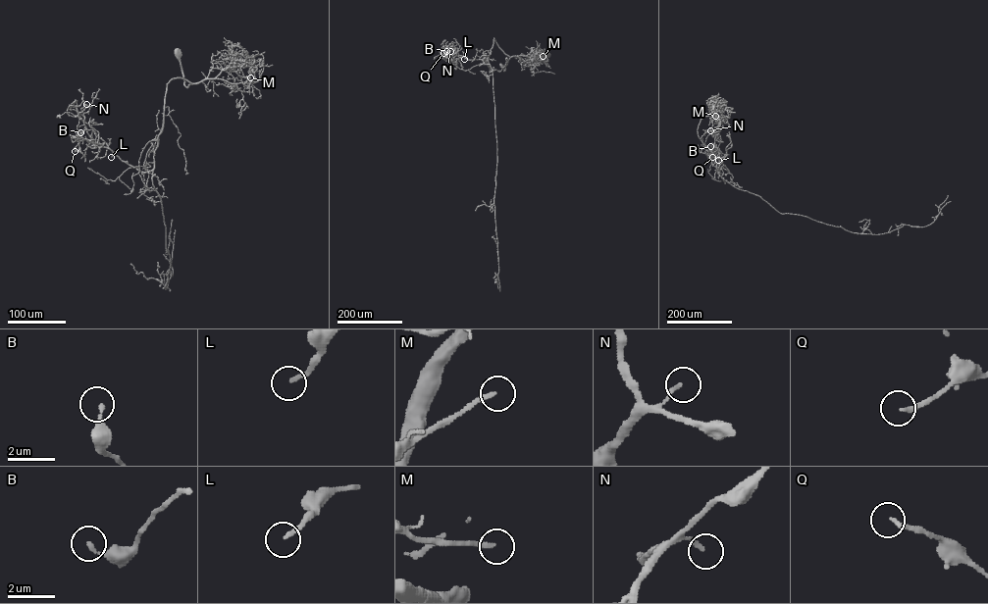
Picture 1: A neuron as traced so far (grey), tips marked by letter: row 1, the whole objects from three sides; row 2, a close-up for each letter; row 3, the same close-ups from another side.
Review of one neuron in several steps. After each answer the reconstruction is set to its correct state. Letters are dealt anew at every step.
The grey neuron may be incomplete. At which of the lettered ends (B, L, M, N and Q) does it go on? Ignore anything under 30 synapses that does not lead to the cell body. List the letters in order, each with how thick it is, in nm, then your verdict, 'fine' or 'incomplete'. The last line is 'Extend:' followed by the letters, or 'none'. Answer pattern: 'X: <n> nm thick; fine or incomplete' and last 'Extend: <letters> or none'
B: 190 nm thick; fine
L: 180 nm thick; fine
M: 180 nm thick; incomplete
N: 170 nm thick; fine
Q: 170 nm thick; fine
Extend: M

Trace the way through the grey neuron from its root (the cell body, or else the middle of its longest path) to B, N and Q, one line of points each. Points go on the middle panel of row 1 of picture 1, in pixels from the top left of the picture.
B: (502, 66), (504, 71), (510, 57), (494, 38), (488, 57), (468, 60), (461, 55), (451, 56), (446, 51)
N: (502, 66), (504, 71), (510, 57), (494, 38), (488, 57), (468, 60), (461, 55), (448, 56), (450, 51)
Q: (502, 66), (504, 71), (510, 57), (494, 38), (488, 57), (468, 60), (443, 53)

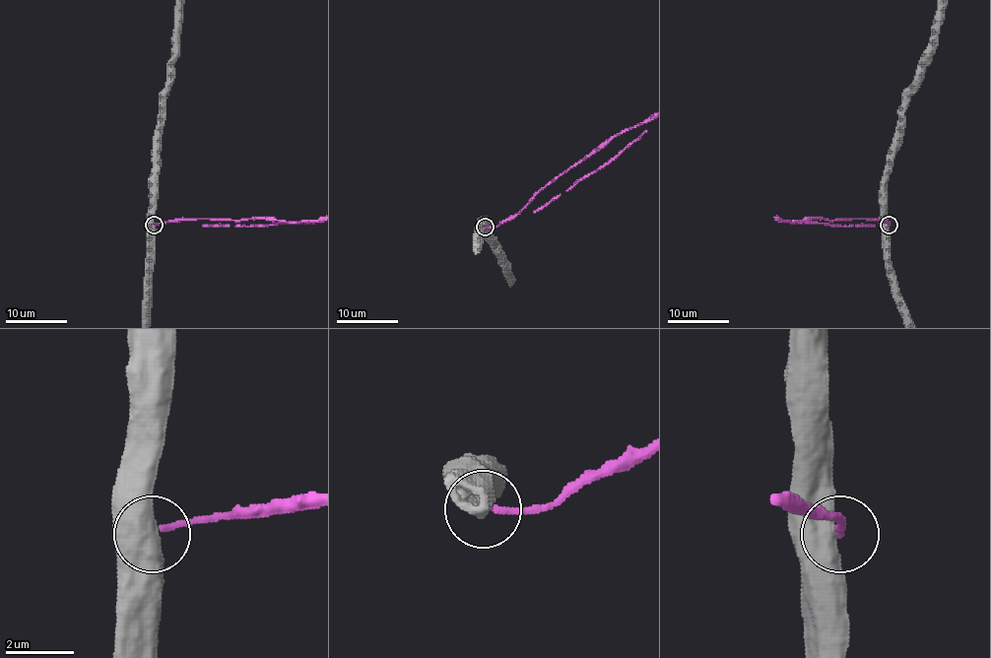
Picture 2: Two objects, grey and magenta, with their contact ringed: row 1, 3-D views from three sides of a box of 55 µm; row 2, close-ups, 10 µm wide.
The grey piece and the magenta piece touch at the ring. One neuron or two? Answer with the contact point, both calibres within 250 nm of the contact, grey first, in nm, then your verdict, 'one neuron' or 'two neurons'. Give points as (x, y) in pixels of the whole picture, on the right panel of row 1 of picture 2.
at (889, 225); 750 nm thick on the grey side, 150 nm on the other; two neurons

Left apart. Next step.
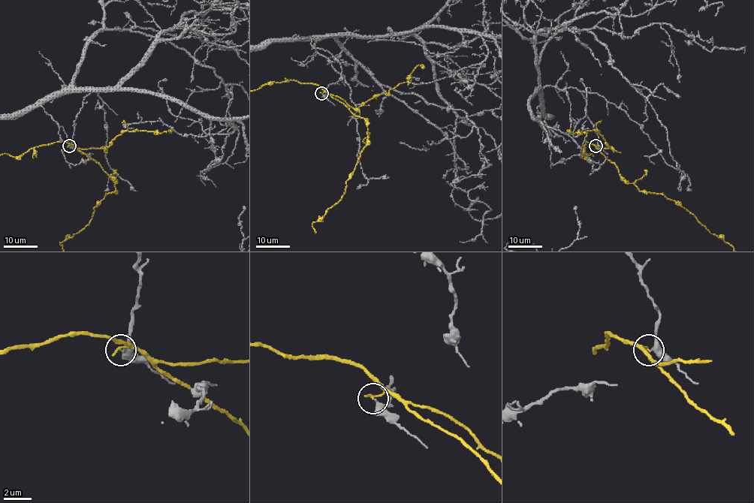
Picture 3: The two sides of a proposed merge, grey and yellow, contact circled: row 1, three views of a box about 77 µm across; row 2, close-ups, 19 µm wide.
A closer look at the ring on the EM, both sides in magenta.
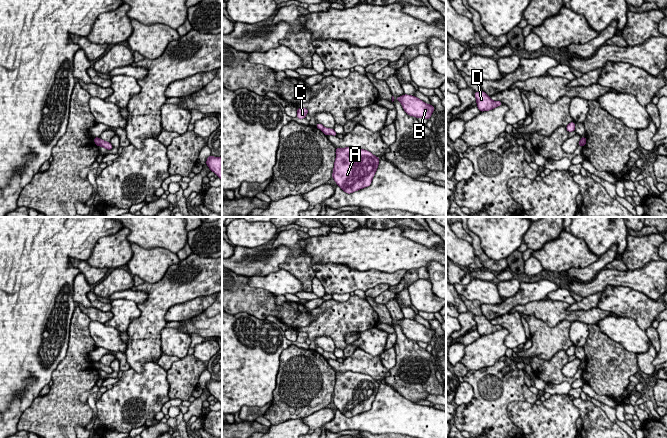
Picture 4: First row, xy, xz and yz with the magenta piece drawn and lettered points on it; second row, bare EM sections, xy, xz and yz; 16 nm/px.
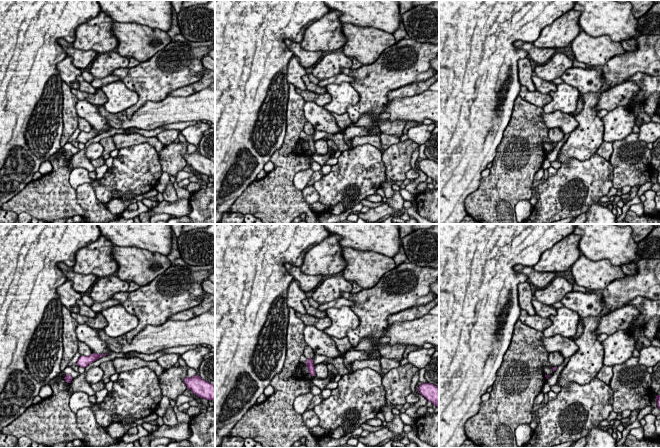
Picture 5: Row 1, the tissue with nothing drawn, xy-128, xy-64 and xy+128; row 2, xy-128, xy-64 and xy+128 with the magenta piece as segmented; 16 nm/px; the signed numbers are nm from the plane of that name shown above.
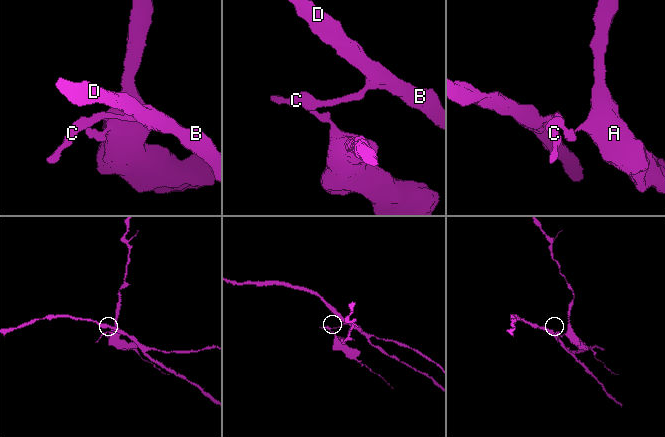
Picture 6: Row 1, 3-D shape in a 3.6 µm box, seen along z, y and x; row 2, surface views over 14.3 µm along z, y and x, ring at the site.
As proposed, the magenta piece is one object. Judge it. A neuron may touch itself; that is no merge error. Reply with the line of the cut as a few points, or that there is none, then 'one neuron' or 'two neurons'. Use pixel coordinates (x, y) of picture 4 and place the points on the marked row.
cut in xy along (98, 138), (99, 145); two neurons

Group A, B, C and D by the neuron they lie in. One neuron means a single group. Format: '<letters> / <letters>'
A / B C D

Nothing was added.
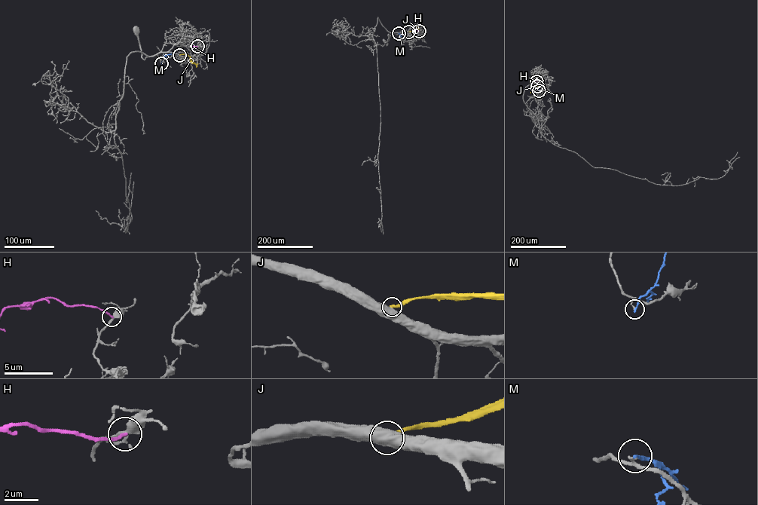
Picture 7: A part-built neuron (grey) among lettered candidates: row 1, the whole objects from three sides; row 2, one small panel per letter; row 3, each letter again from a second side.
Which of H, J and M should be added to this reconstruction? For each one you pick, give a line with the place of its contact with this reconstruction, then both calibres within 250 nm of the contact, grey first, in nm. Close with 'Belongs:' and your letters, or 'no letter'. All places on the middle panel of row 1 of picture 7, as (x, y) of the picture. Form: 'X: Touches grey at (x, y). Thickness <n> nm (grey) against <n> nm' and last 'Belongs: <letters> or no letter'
Belongs: no letter

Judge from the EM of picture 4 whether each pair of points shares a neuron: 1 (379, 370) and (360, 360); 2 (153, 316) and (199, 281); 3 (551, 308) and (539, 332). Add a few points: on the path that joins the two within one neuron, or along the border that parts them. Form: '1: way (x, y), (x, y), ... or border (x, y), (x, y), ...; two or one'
1: way (374, 368), (365, 363); one
2: way (163, 304), (182, 285), (187, 284); one
3: border (527, 315), (549, 326), (566, 319); two

